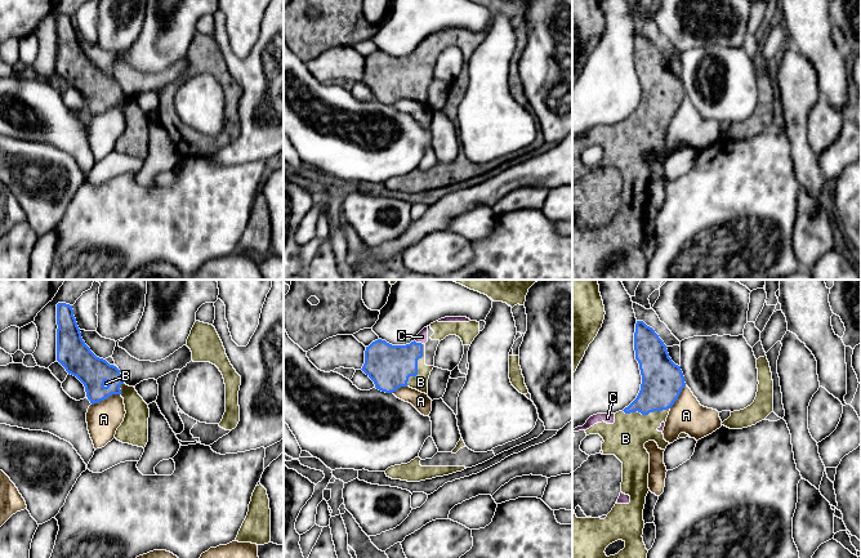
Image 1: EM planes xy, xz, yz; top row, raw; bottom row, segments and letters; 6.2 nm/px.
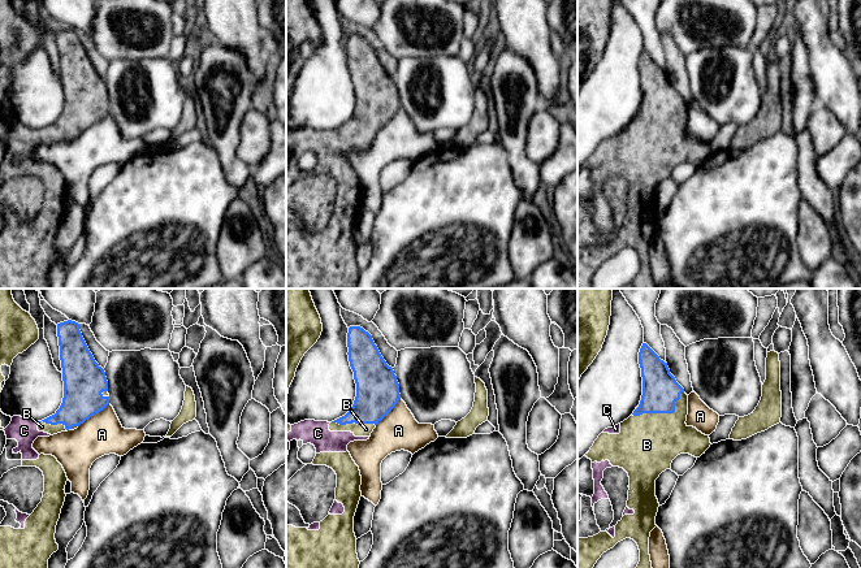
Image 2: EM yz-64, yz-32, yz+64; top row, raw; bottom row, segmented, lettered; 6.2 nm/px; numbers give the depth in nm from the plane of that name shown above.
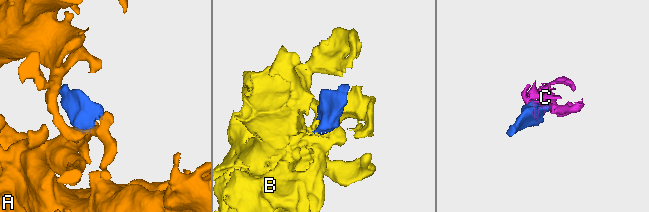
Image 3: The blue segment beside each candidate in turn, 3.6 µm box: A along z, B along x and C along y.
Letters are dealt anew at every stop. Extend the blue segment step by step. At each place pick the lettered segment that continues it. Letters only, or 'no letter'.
B, C

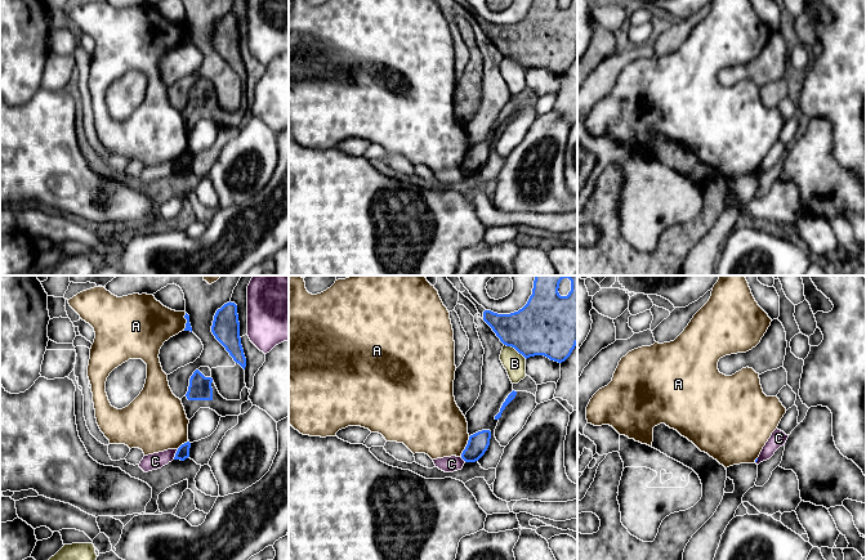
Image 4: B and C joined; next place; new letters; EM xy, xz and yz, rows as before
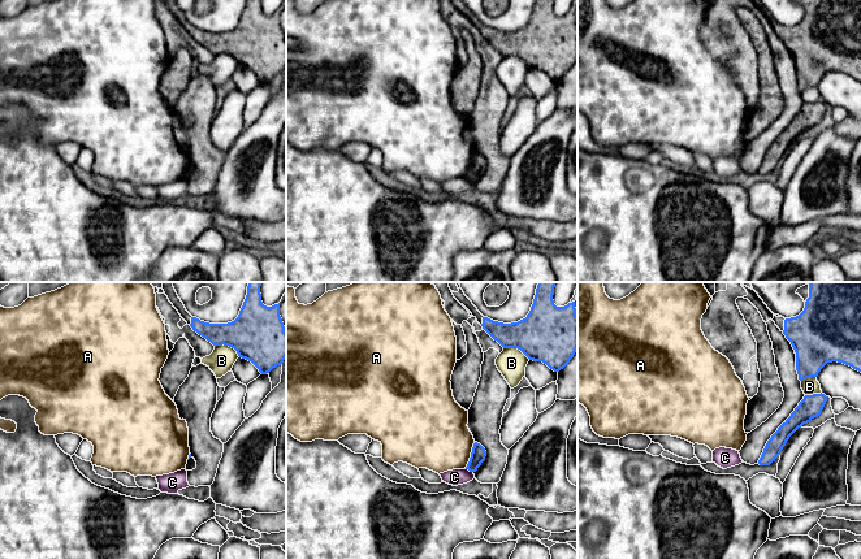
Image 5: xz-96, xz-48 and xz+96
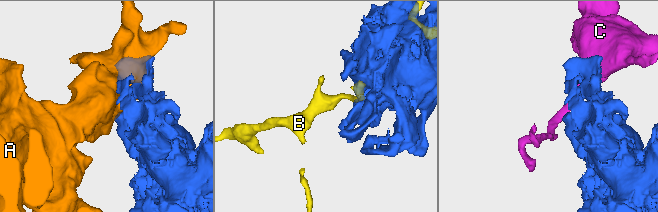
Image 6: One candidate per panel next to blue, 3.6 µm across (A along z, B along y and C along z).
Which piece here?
no letter

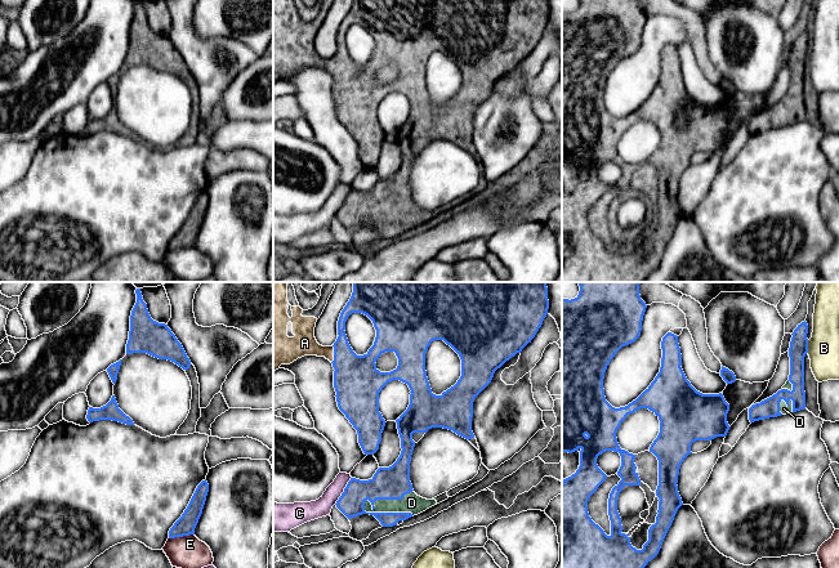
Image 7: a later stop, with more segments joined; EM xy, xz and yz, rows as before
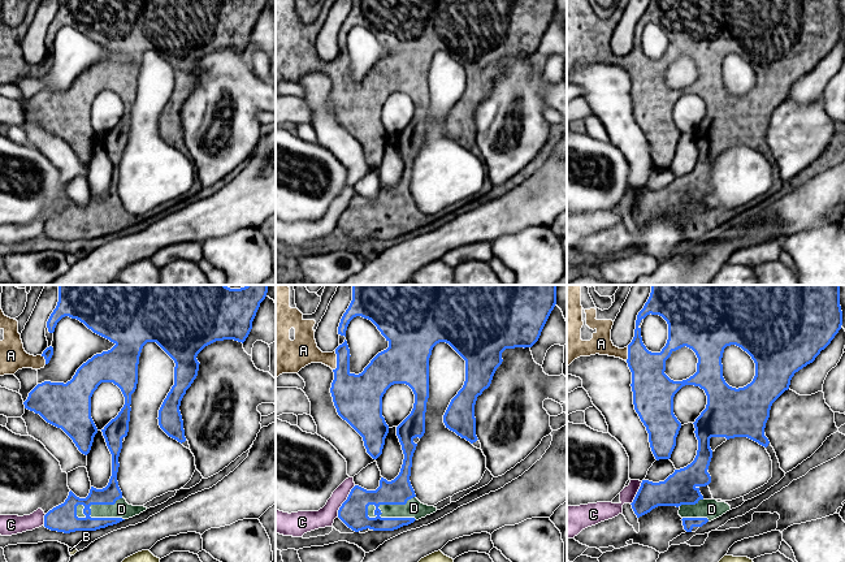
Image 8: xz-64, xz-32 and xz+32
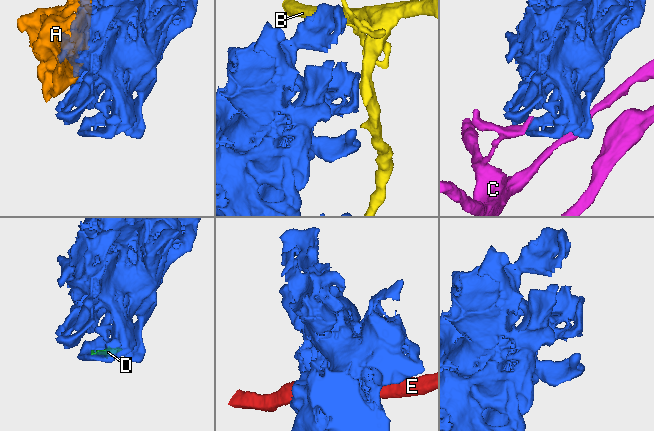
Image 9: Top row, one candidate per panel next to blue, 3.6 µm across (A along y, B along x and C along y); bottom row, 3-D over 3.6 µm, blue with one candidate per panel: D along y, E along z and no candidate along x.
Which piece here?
A, D

